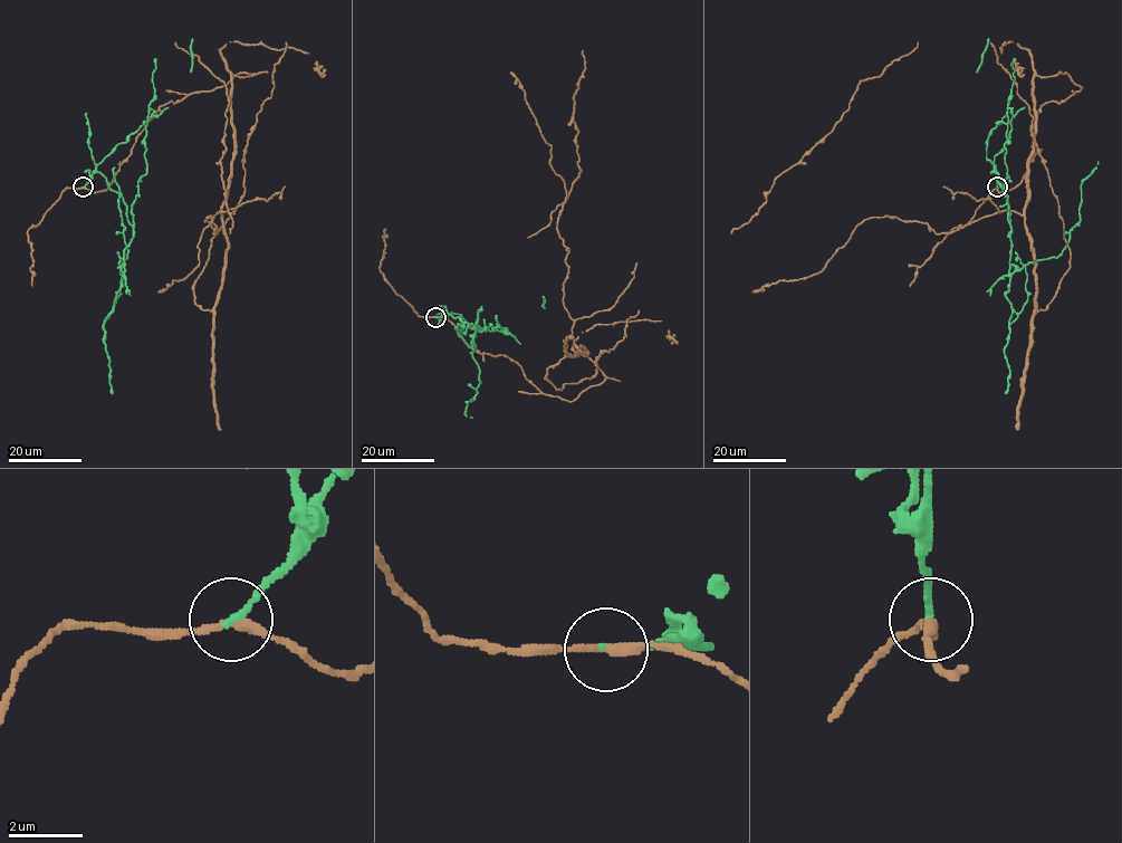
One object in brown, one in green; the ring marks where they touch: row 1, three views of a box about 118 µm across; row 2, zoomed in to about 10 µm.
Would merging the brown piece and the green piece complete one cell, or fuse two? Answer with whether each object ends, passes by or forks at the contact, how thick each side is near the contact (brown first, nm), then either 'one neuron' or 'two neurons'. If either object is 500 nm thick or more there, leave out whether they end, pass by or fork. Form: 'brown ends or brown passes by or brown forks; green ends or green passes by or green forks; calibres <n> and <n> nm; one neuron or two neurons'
brown passes by; green ends; calibres 240 and 190 nm; two neurons

